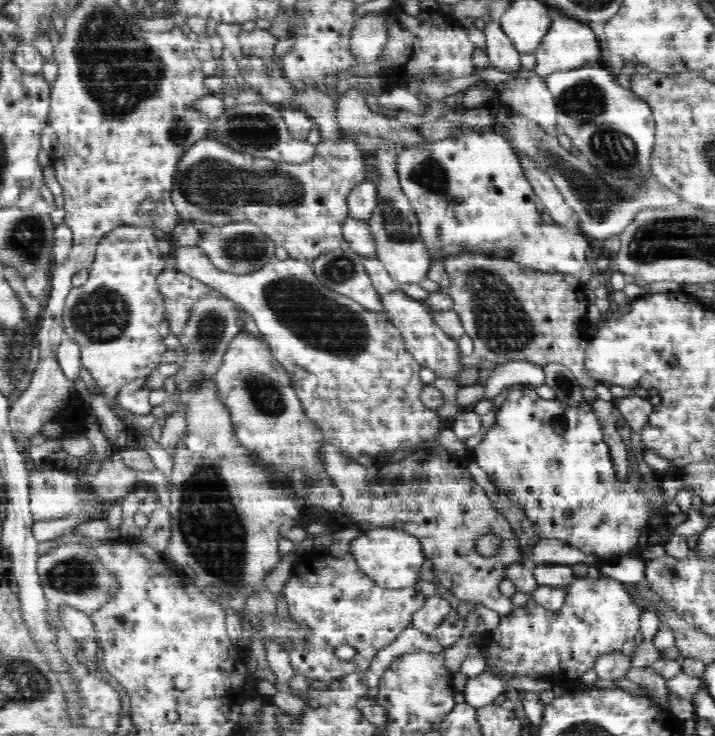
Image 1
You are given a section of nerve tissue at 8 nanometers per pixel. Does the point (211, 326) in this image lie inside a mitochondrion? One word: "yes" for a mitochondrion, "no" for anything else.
yes

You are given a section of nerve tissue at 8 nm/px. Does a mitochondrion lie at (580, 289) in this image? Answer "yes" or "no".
no

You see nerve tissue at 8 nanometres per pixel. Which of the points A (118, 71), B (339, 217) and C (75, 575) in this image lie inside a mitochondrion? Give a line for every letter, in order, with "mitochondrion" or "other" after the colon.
A: mitochondrion
B: other
C: mitochondrion

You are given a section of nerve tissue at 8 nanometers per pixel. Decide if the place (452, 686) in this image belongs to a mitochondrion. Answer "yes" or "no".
no

